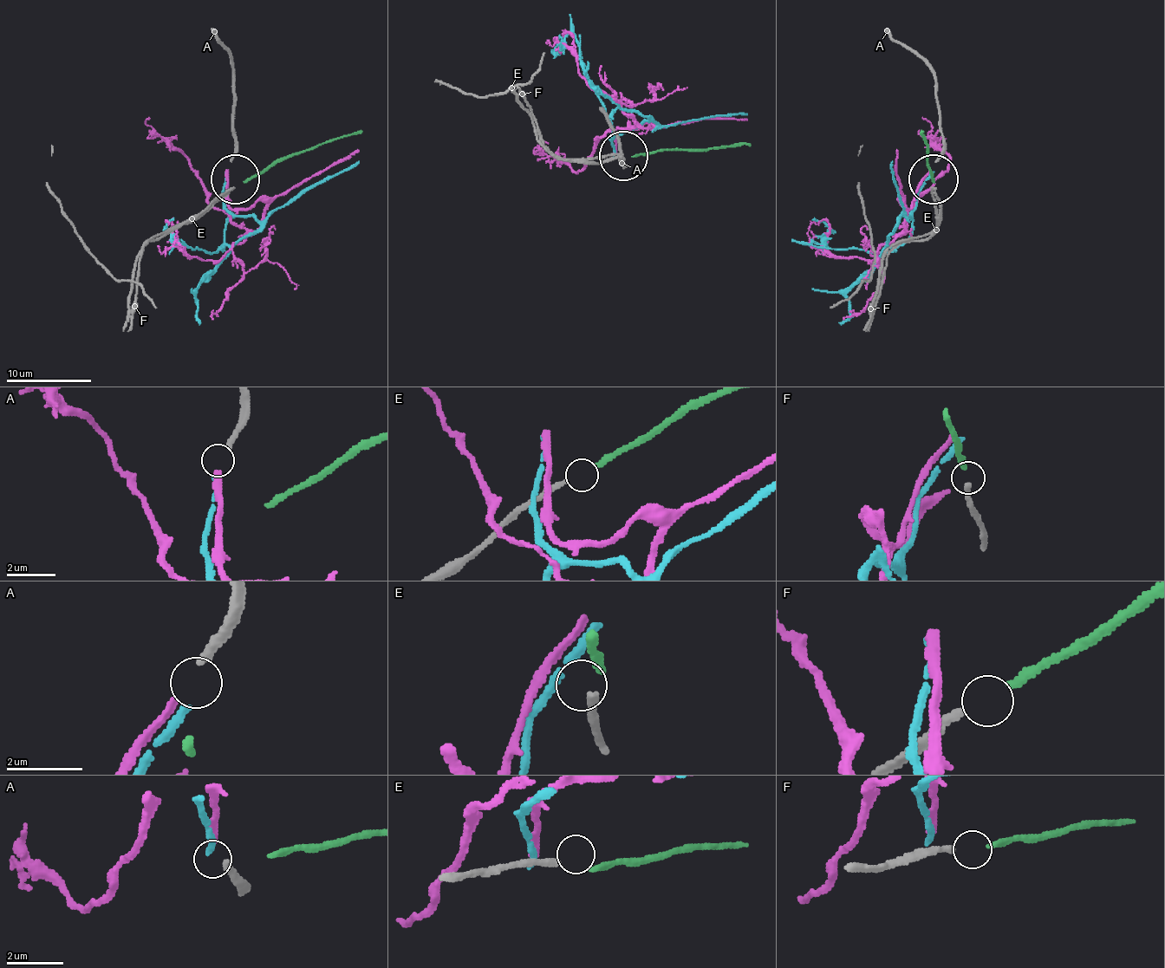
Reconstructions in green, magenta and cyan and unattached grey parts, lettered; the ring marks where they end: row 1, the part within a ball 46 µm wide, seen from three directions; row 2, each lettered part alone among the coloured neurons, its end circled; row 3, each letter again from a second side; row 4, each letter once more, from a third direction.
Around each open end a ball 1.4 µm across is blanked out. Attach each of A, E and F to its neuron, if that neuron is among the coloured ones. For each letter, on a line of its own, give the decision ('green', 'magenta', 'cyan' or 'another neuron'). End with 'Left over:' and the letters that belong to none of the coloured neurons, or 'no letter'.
A: another neuron
E: another neuron
F: green
Left over: A, E

